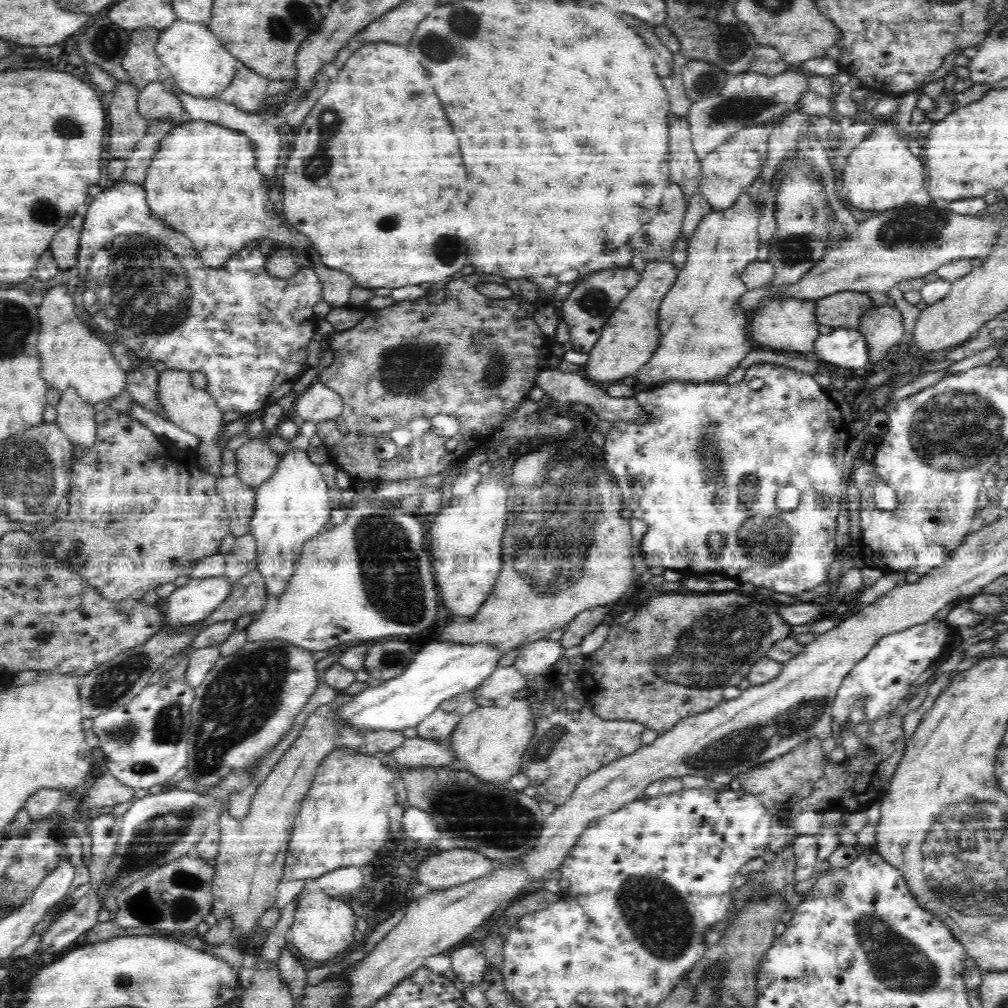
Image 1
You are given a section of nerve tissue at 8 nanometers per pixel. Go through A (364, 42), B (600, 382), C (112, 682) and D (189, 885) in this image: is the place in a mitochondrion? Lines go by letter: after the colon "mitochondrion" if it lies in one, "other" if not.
A: other
B: other
C: mitochondrion
D: mitochondrion

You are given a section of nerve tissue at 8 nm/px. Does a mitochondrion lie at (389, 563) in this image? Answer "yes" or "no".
yes

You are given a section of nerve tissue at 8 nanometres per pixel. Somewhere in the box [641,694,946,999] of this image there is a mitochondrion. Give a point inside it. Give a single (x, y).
(897, 962)

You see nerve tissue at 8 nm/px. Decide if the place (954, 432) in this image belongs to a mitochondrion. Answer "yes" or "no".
yes

